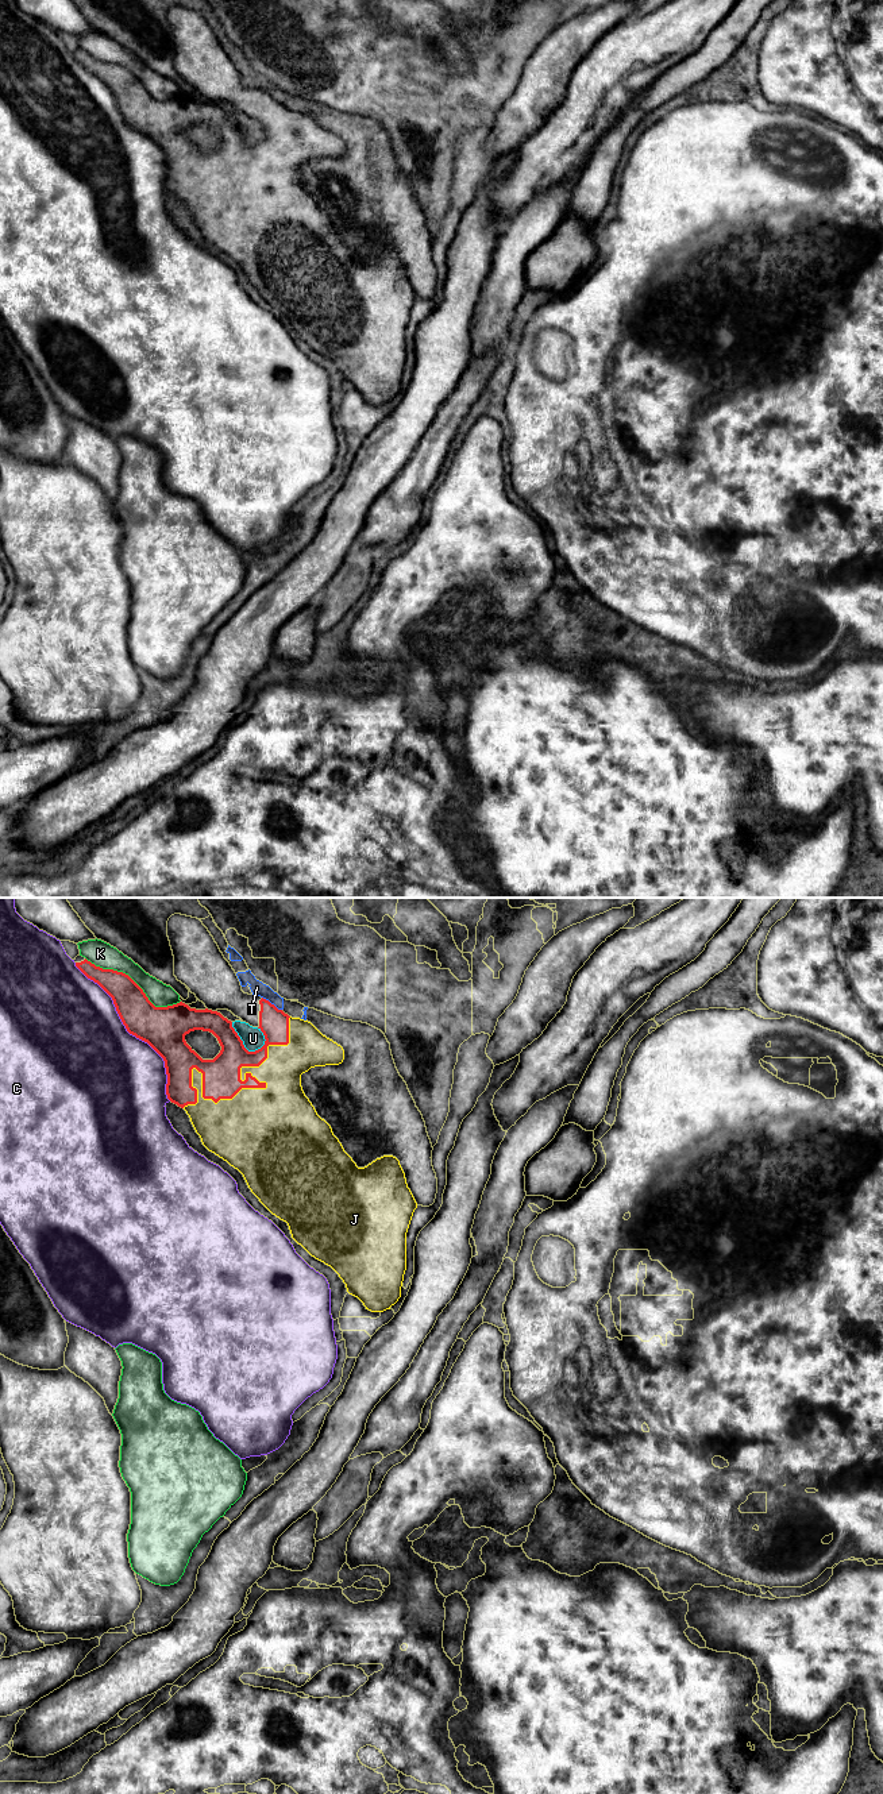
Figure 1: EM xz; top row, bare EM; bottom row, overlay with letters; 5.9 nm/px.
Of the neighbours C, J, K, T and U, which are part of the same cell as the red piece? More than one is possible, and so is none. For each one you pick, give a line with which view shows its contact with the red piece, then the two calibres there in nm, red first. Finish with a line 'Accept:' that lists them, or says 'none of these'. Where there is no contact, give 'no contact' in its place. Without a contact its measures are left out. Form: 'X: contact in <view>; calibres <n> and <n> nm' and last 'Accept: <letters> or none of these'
J: contact in xz; calibres 220 and 500 nm
Accept: J

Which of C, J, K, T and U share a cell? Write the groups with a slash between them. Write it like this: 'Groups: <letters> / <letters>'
Groups: C / J / K / T U

